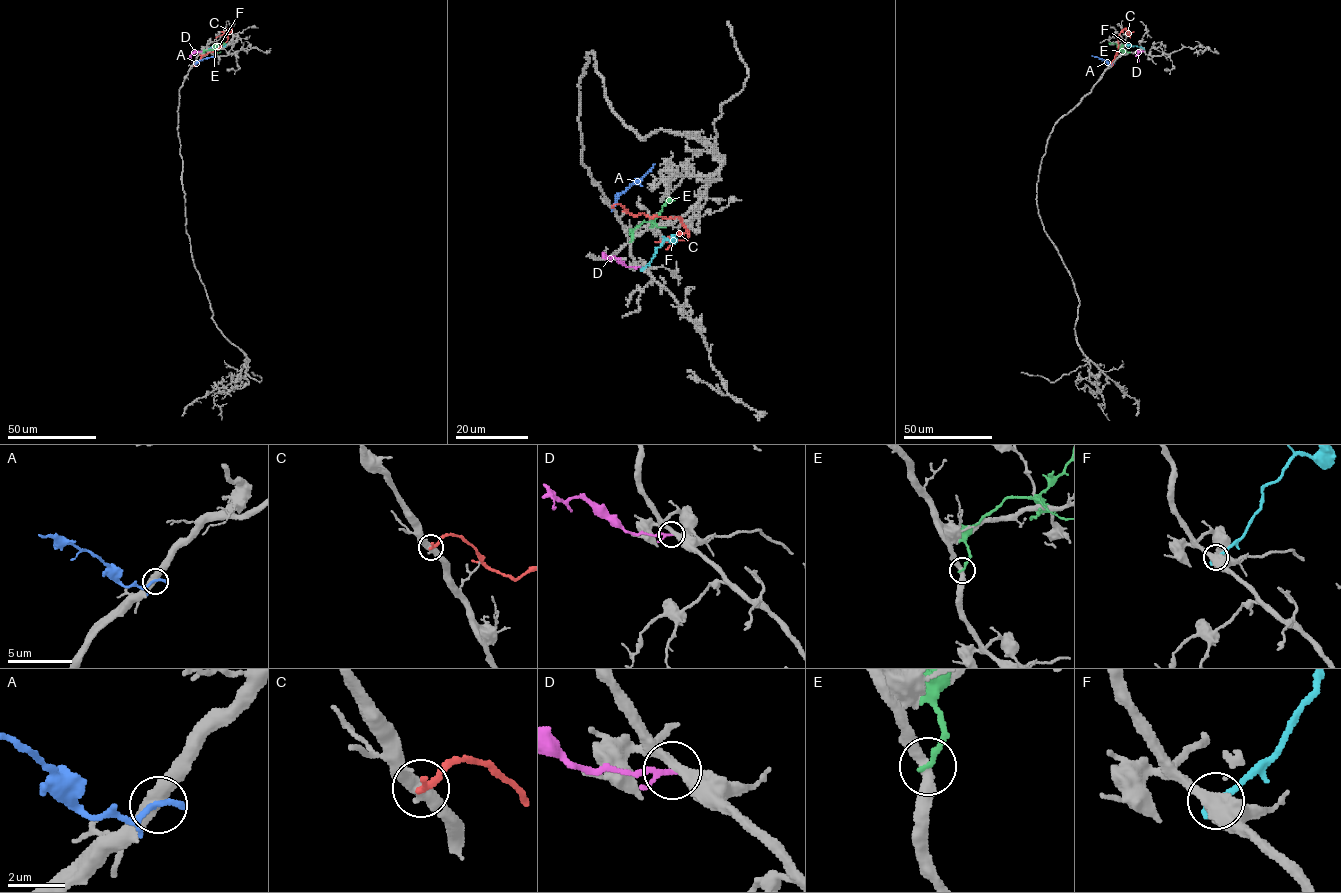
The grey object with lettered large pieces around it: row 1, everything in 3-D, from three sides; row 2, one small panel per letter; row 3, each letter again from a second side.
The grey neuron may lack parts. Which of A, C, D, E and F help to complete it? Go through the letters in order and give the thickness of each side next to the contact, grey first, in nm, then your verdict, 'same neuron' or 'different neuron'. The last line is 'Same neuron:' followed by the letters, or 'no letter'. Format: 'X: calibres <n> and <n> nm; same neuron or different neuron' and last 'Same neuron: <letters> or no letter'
A: calibres 440 and 300 nm; different neuron
C: calibres 440 and 260 nm; different neuron
D: calibres 400 and 200 nm; different neuron
E: calibres 400 and 220 nm; different neuron
F: calibres 500 and 320 nm; different neuron
Same neuron: no letter

